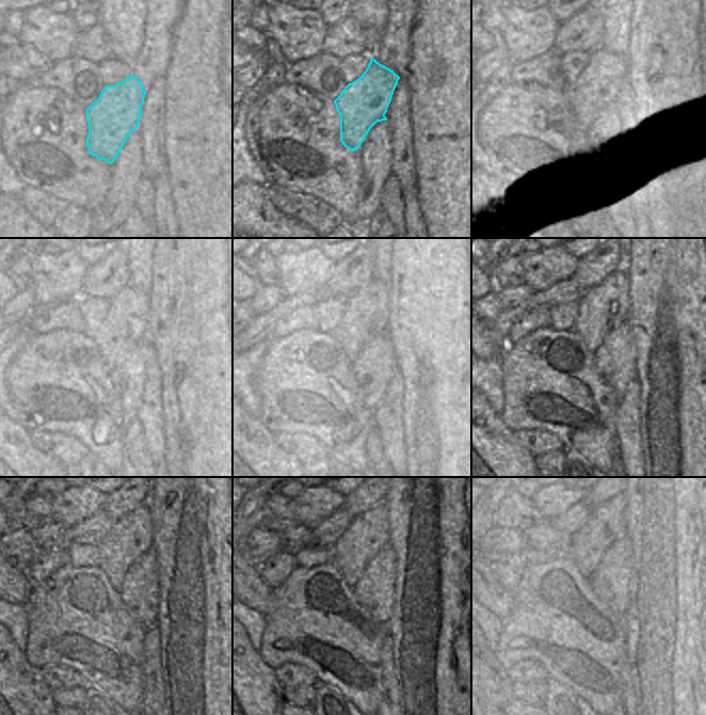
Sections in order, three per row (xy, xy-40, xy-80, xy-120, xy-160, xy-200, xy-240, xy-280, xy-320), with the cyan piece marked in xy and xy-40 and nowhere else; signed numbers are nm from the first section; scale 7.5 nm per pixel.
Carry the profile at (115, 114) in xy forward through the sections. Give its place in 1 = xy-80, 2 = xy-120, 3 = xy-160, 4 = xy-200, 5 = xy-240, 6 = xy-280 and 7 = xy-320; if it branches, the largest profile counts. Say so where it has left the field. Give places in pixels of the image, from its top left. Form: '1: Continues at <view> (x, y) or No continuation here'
1: Continues at xy-80 (602, 94)
2: Continues at xy-120 (125, 328)
3: Continues at xy-160 (366, 311)
4: Continues at xy-200 (602, 307)
5: Continues at xy-240 (130, 536)
6: Continues at xy-280 (367, 534)
7: Continues at xy-320 (605, 525)

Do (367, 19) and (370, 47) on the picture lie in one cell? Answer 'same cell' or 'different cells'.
same cell

